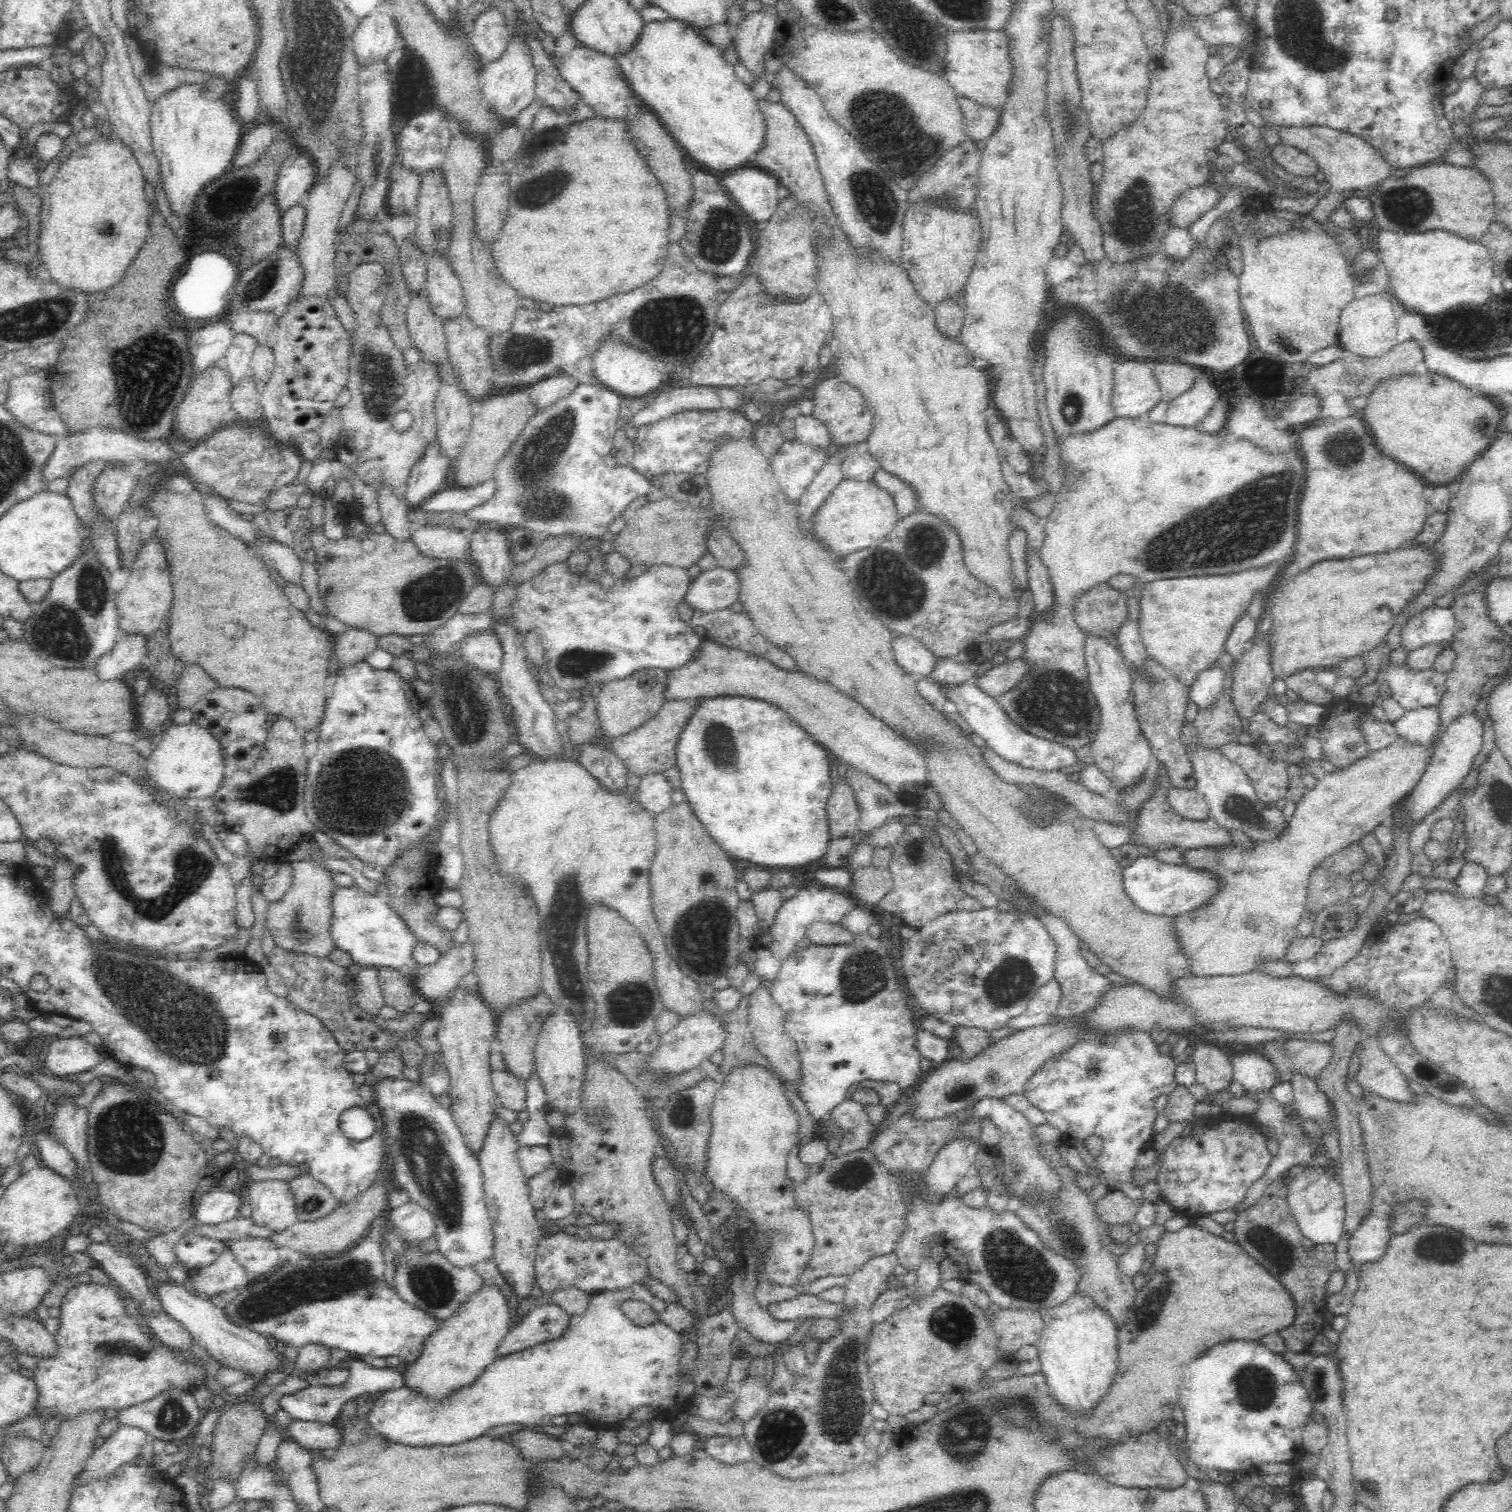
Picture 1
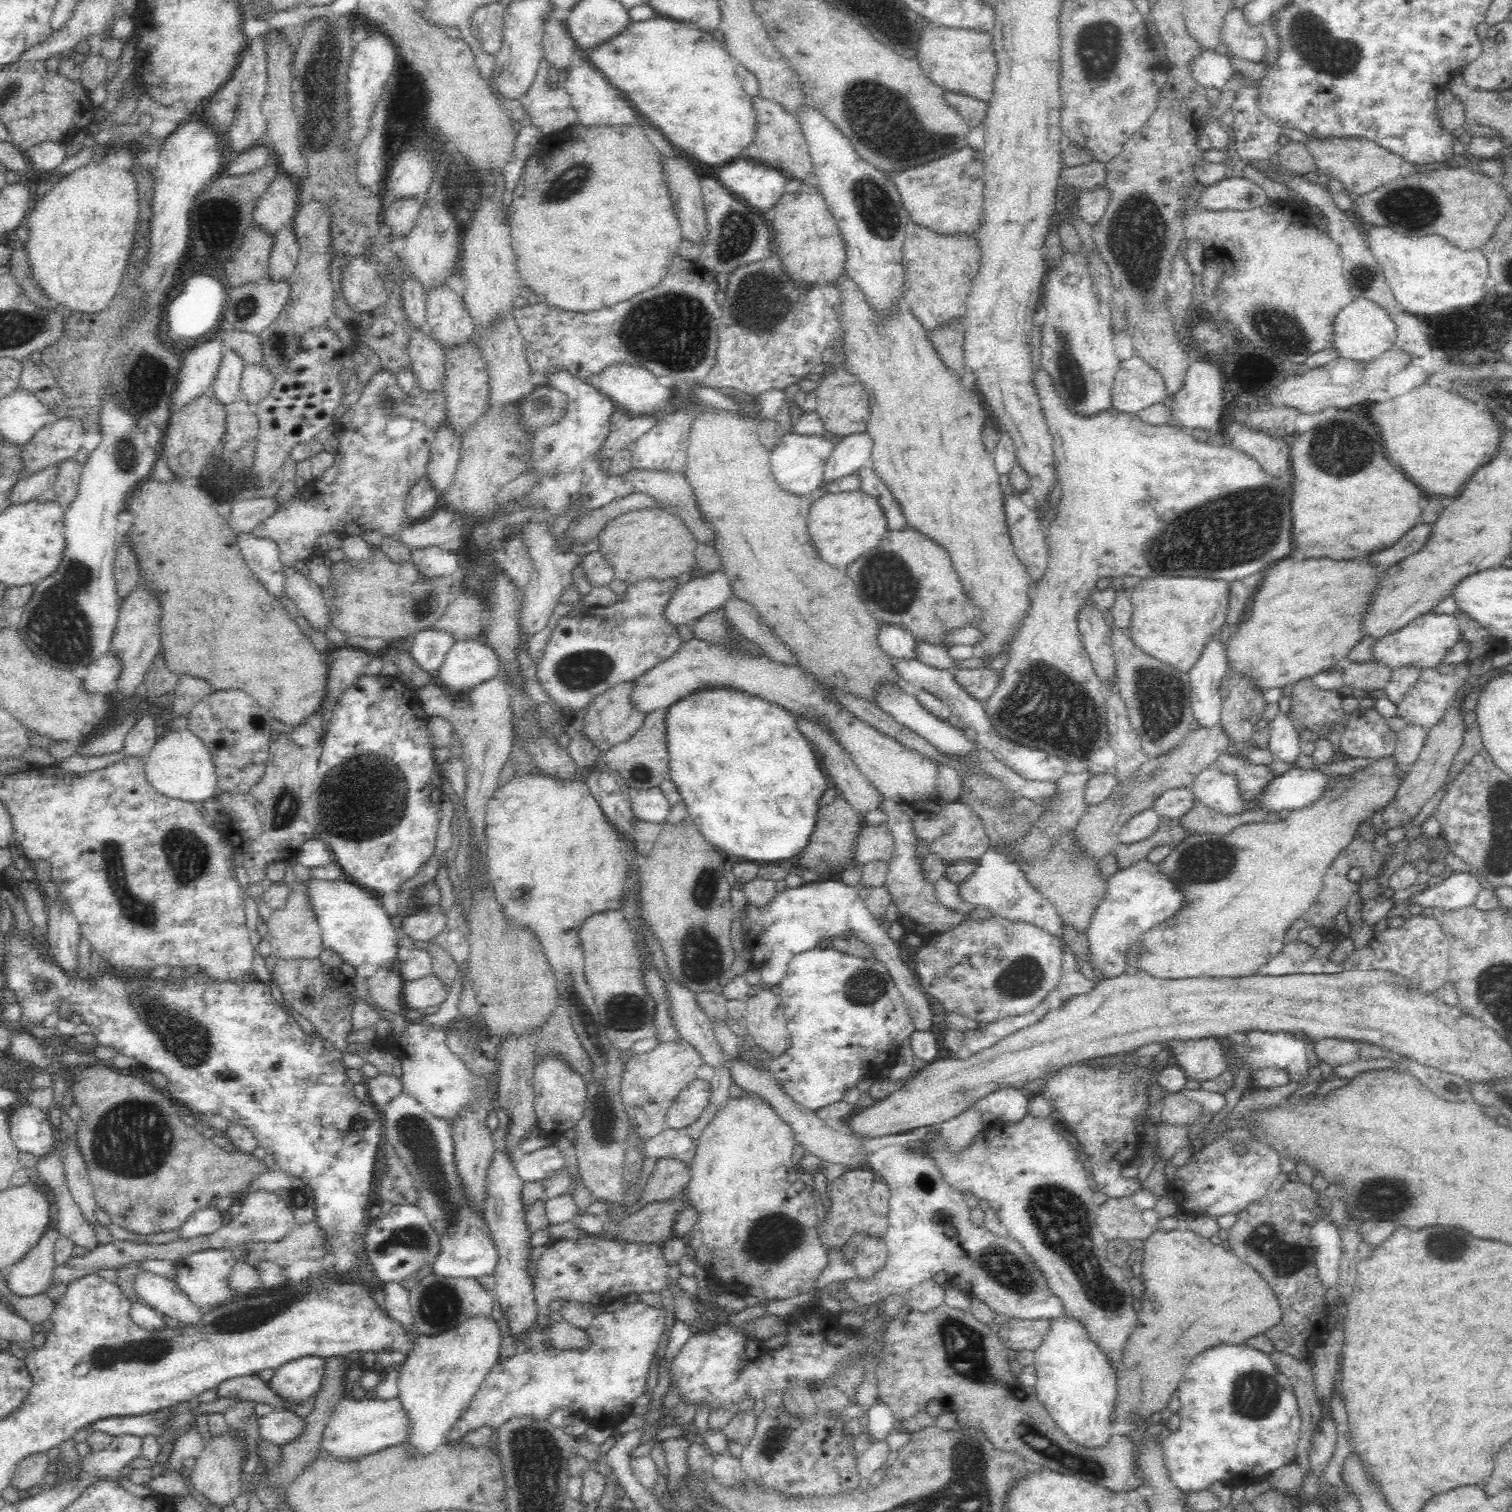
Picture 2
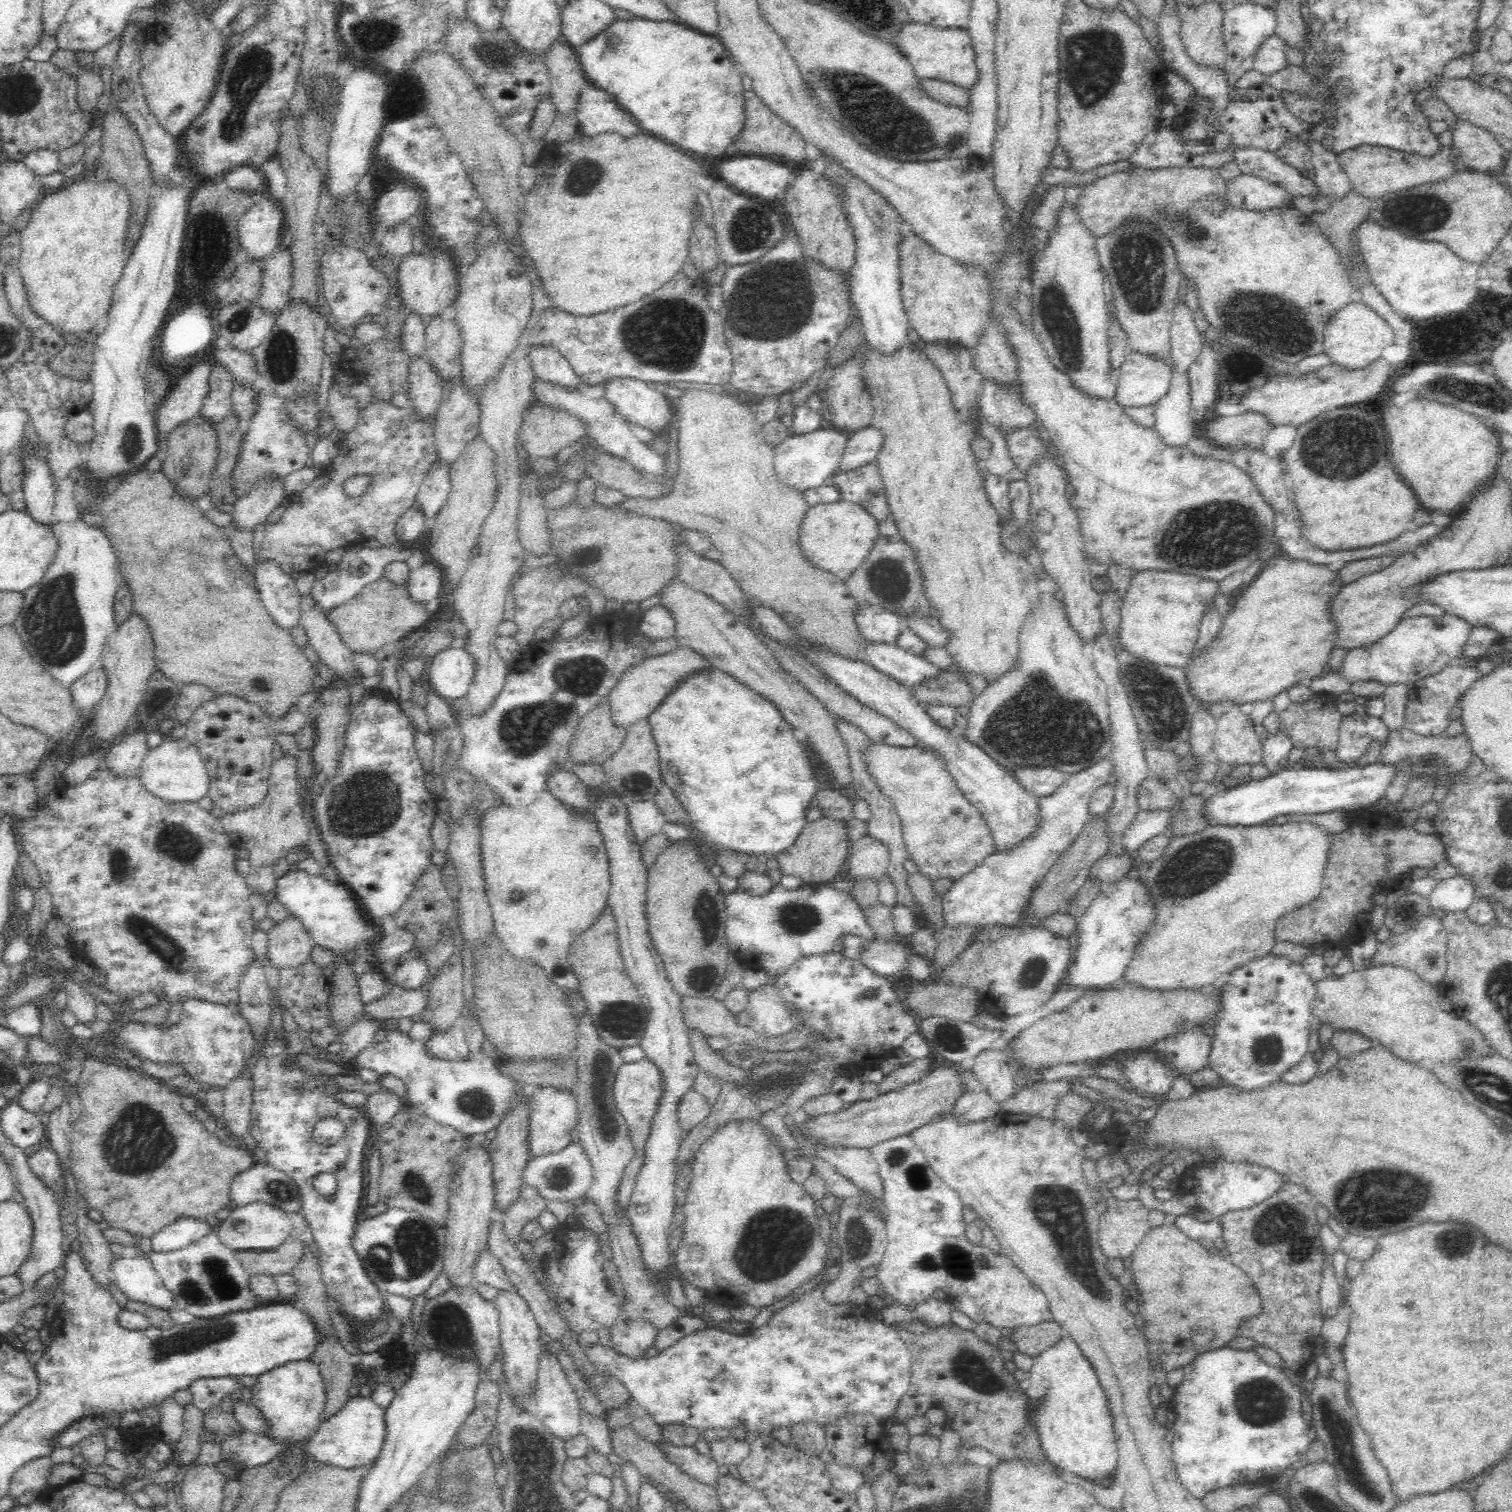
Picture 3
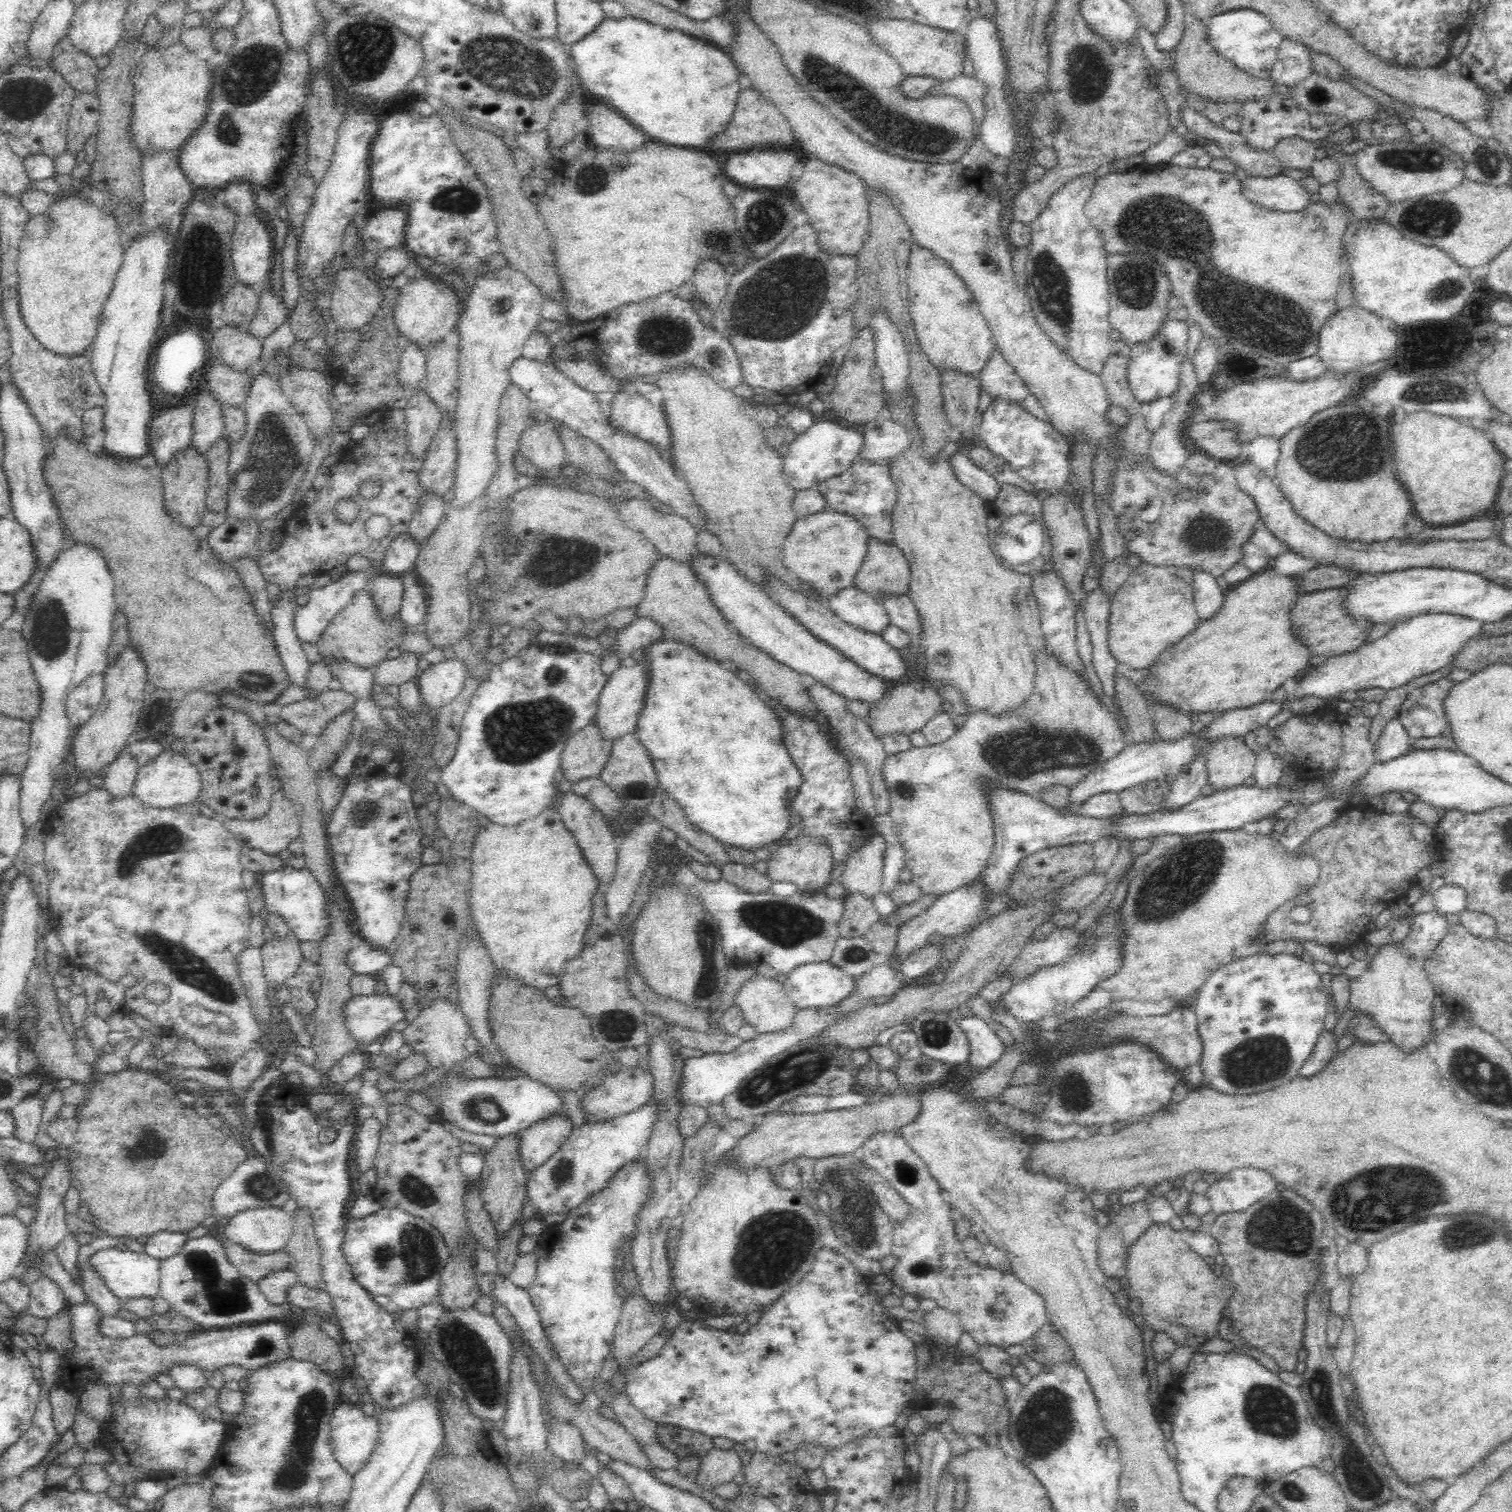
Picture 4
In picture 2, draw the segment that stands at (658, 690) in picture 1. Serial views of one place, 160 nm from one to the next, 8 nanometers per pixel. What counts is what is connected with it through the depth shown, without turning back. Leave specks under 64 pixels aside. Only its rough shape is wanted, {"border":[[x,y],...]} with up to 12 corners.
{"border":[[634,681],[609,686],[577,720],[602,752],[640,730]]}

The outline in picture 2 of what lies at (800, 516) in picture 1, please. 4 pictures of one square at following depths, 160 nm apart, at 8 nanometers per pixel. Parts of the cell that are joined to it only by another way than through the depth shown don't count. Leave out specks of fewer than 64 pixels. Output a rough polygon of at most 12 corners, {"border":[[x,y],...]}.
{"border":[[865,431],[833,446],[812,504],[828,486],[870,461],[872,439]]}

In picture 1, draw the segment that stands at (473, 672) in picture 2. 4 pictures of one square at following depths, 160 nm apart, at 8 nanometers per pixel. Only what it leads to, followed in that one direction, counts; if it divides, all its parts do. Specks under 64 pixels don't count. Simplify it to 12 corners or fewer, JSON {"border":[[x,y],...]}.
{"border":[[494,629],[475,630],[458,644],[472,665],[497,674],[504,656]]}

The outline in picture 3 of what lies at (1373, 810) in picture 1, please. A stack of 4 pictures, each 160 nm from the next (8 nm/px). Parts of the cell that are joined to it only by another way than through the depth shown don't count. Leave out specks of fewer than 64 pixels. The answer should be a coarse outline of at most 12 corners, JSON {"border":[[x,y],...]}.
{"border":[[1310,820],[1208,825],[1139,878],[1124,982],[1201,988],[1320,894]]}

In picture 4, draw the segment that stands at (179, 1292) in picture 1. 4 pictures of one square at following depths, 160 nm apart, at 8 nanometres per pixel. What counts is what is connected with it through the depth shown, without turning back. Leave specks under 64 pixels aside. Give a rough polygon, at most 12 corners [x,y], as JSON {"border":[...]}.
{"border":[[116,1246],[90,1257],[119,1299],[156,1298],[159,1259]]}

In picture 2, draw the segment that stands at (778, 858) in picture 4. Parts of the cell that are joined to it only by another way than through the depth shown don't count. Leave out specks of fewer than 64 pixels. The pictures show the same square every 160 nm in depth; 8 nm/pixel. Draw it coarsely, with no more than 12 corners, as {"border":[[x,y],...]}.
{"border":[[839,793],[816,816],[803,869],[840,870],[864,824]]}

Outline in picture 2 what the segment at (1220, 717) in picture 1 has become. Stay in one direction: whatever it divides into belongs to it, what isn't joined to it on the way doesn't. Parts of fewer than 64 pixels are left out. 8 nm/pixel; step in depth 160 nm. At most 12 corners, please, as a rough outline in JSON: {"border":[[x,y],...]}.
{"border":[[1199,724],[1148,758],[1074,828],[1097,860],[1163,792],[1192,786],[1232,739]]}

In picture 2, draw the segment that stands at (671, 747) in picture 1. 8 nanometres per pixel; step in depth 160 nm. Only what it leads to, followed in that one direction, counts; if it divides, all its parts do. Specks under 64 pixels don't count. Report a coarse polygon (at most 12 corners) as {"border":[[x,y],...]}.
{"border":[[668,707],[602,752],[632,790],[670,774]]}

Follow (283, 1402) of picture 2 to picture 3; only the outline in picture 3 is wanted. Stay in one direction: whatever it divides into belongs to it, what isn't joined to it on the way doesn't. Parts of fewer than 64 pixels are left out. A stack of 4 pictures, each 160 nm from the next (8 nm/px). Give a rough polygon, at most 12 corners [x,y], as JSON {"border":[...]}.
{"border":[[232,1377],[203,1379],[190,1388],[194,1407],[208,1414],[246,1384]]}

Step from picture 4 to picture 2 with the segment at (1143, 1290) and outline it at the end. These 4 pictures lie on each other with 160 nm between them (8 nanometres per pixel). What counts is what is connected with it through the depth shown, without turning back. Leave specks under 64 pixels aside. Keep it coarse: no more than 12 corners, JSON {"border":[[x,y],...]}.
{"border":[[1186,1227],[1143,1240],[1109,1425],[1144,1426],[1206,1348],[1283,1318],[1260,1274]]}

